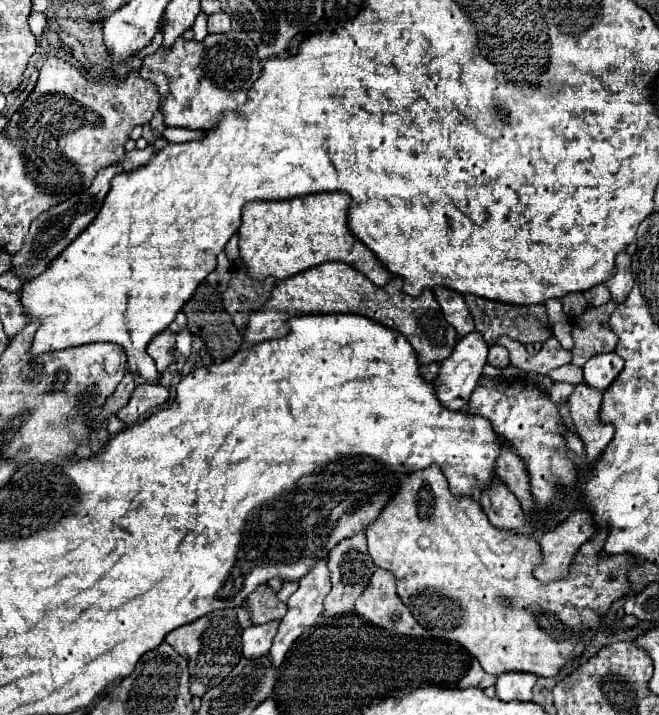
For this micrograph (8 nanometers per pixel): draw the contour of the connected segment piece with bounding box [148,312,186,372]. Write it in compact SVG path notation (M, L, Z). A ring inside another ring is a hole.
M180 312L178 316L176 316L176 320L162 332L162 334L158 334L152 342L150 342L150 346L148 346L148 354L154 358L154 362L156 362L156 366L158 366L158 370L160 372L164 372L166 368L168 368L168 364L174 360L174 338L176 338L176 334L182 330L182 328L186 328L186 316Z

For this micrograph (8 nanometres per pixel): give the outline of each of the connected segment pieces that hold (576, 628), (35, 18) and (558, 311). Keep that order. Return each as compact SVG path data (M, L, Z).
M436 464L428 466L426 470L418 470L418 472L414 472L414 474L410 474L410 476L404 478L404 482L400 484L400 490L398 490L396 496L392 498L390 506L386 506L386 508L382 510L382 514L376 518L376 522L372 522L370 528L366 530L366 538L368 538L368 552L370 552L372 560L374 560L374 564L376 564L378 568L386 568L386 570L394 572L394 576L396 576L396 586L398 586L398 596L400 596L400 600L412 610L412 614L414 614L414 618L418 620L418 624L420 624L422 628L426 628L426 630L428 630L432 636L436 636L436 638L446 638L446 640L450 640L450 642L462 644L462 646L480 662L480 666L482 666L488 674L494 674L494 676L498 676L498 674L502 674L502 672L532 672L532 674L536 674L536 676L556 676L558 670L560 670L566 662L570 662L570 660L574 660L576 656L582 654L584 646L590 642L590 636L584 636L584 634L586 634L588 630L594 630L594 628L598 626L600 618L608 612L610 604L612 604L616 598L620 598L620 596L626 594L626 590L628 590L626 570L628 570L628 566L634 562L634 560L628 558L628 556L600 558L598 552L600 552L602 546L604 546L606 534L604 534L604 532L598 532L598 534L594 534L594 538L590 538L584 546L580 546L580 552L576 554L574 566L572 566L572 570L570 570L570 574L568 574L566 578L562 578L562 580L558 580L558 582L552 582L552 584L548 584L548 586L546 586L546 584L540 584L540 582L532 576L532 570L540 564L540 562L538 562L538 560L540 560L540 546L538 546L538 542L536 542L534 538L530 538L530 536L524 536L524 534L514 534L514 532L508 532L508 530L498 530L498 528L494 528L494 526L488 522L486 514L482 512L482 508L480 508L480 504L478 504L476 500L472 500L472 498L454 498L454 496L450 494L446 476L442 474L442 470L440 470Z
M32 12L28 16L28 24L30 24L34 36L40 36L44 32L44 28L46 28L46 16L42 12Z
M550 299L548 302L545 302L545 307L548 310L548 318L550 318L550 326L552 326L554 336L558 338L562 348L572 350L570 318L562 312L562 302L560 302L560 299Z

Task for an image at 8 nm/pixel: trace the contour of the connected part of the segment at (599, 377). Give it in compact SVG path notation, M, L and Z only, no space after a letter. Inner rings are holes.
M614 352L596 354L584 364L584 382L598 390L606 390L622 368L624 368L624 360L618 354Z

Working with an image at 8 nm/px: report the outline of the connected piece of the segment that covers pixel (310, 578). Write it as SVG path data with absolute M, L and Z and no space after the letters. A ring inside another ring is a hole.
M320 560L302 580L300 580L300 586L298 590L288 598L288 612L286 616L282 618L280 622L280 628L278 628L278 634L274 638L274 644L270 648L270 656L272 656L272 664L274 666L280 666L288 648L292 646L292 642L306 630L306 626L314 626L318 622L318 616L322 614L322 602L326 598L326 594L330 592L330 576L328 576L328 568L326 568L326 560Z

